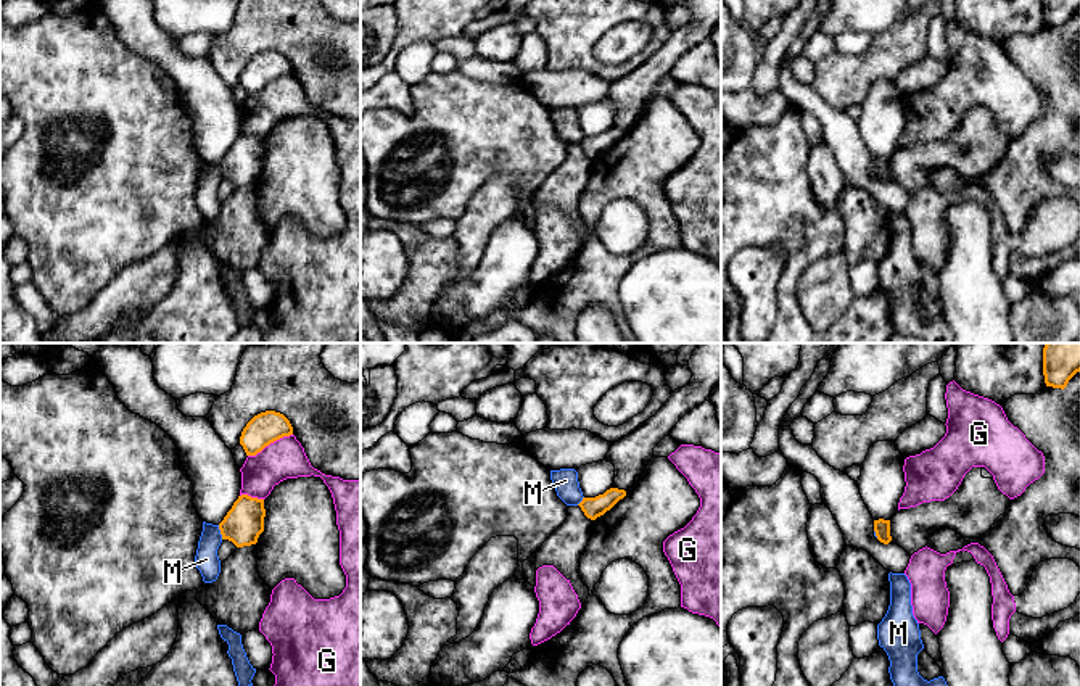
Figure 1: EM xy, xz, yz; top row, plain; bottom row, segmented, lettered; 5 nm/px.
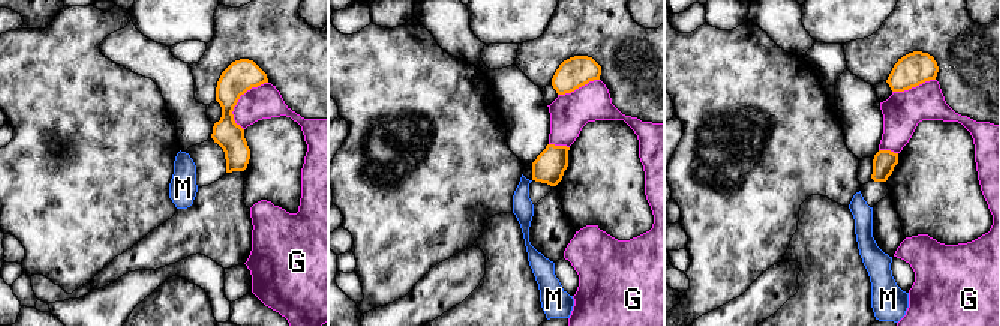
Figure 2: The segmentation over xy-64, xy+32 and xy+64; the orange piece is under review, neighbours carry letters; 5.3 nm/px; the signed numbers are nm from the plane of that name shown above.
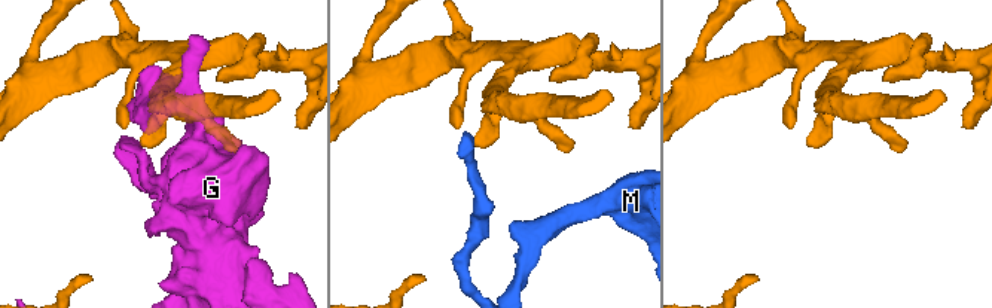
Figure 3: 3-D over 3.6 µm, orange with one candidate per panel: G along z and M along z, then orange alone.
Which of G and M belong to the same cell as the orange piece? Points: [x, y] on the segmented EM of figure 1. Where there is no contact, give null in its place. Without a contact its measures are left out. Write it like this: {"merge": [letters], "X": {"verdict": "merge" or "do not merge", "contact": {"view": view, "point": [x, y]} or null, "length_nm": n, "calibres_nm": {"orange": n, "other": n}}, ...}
{"merge": [], "G": {"verdict": "do not merge", "contact": {"view": "xy", "point": [269, 443]}, "length_nm": 260, "calibres_nm": {"orange": 160, "other": 200}}, "M": {"verdict": "do not merge", "contact": {"view": "xy", "point": [221, 532]}, "length_nm": 80, "calibres_nm": {"orange": 200, "other": 120}}}

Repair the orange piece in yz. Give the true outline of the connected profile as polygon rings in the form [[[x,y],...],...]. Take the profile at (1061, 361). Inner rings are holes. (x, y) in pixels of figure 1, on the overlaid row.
[[[1046,343],[1043,348],[1043,375],[1046,386],[1064,390],[1080,372],[1080,343]]]

